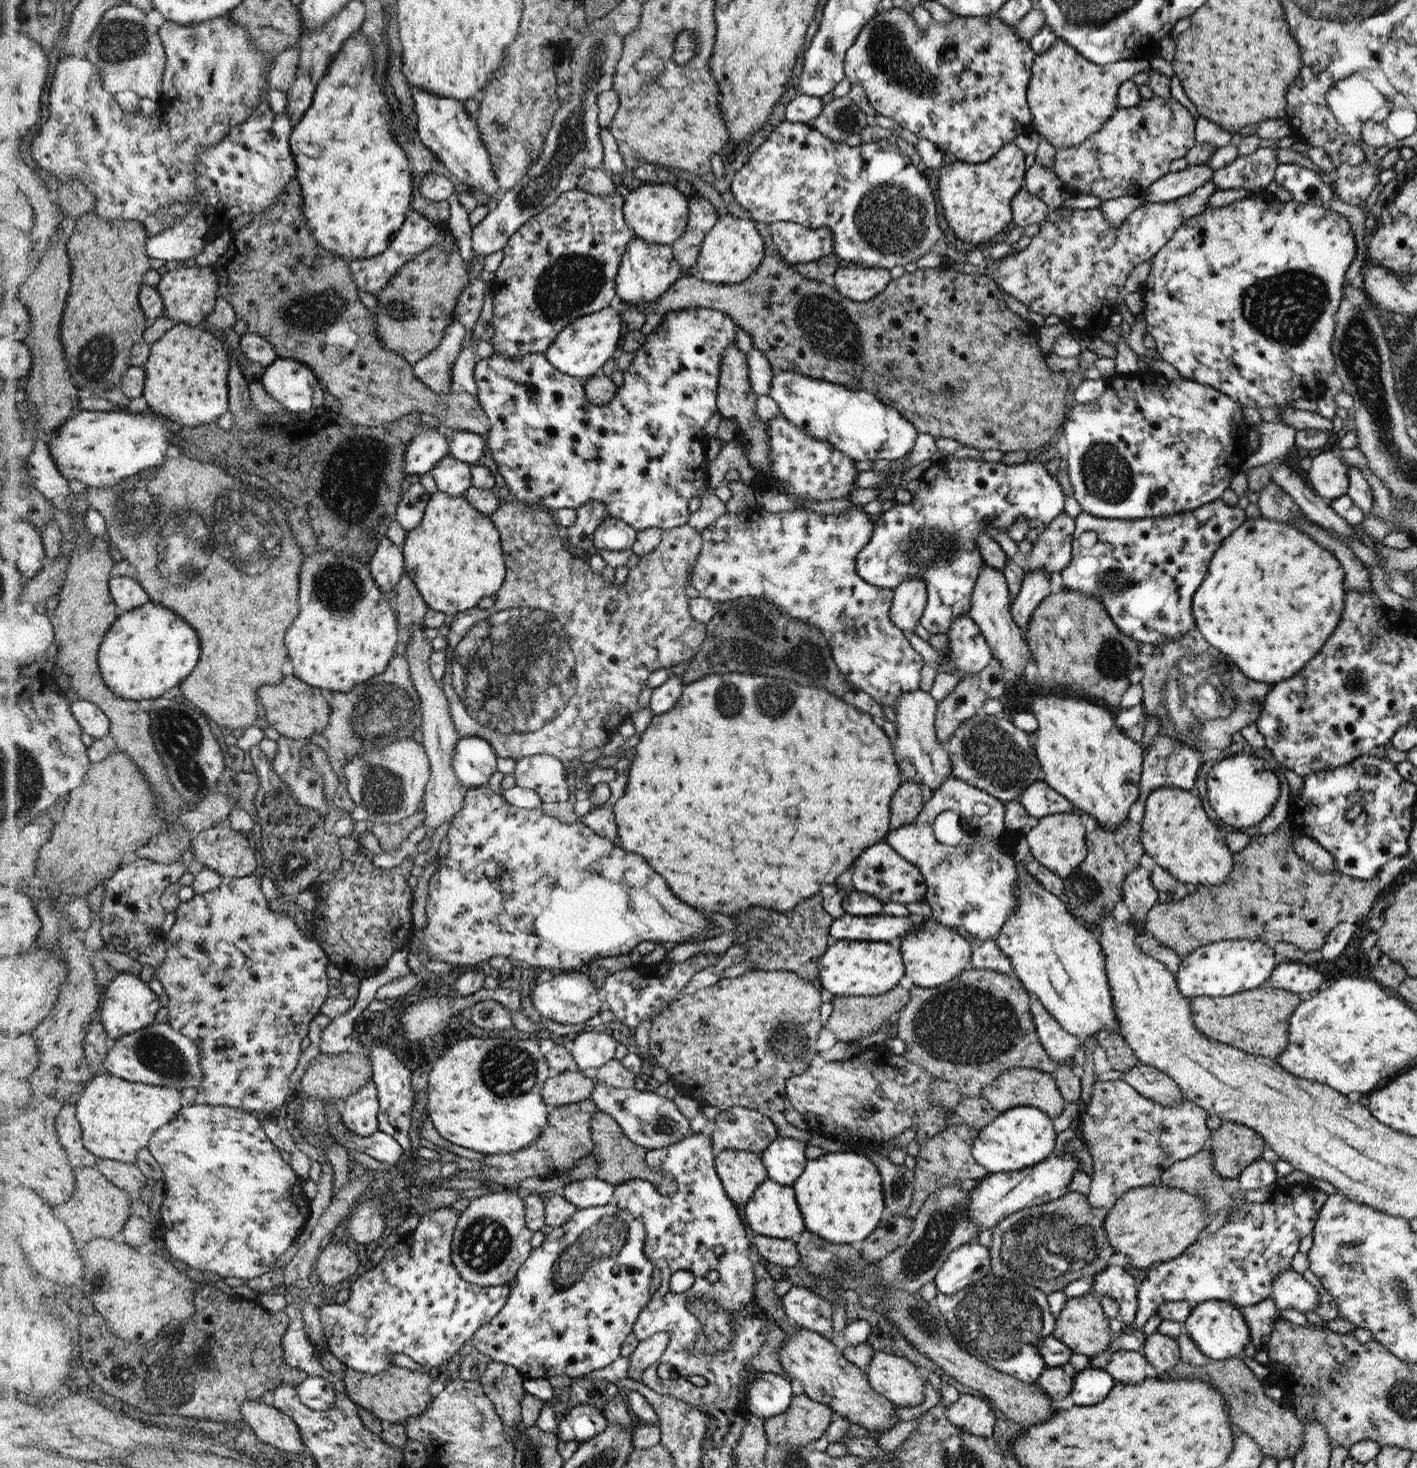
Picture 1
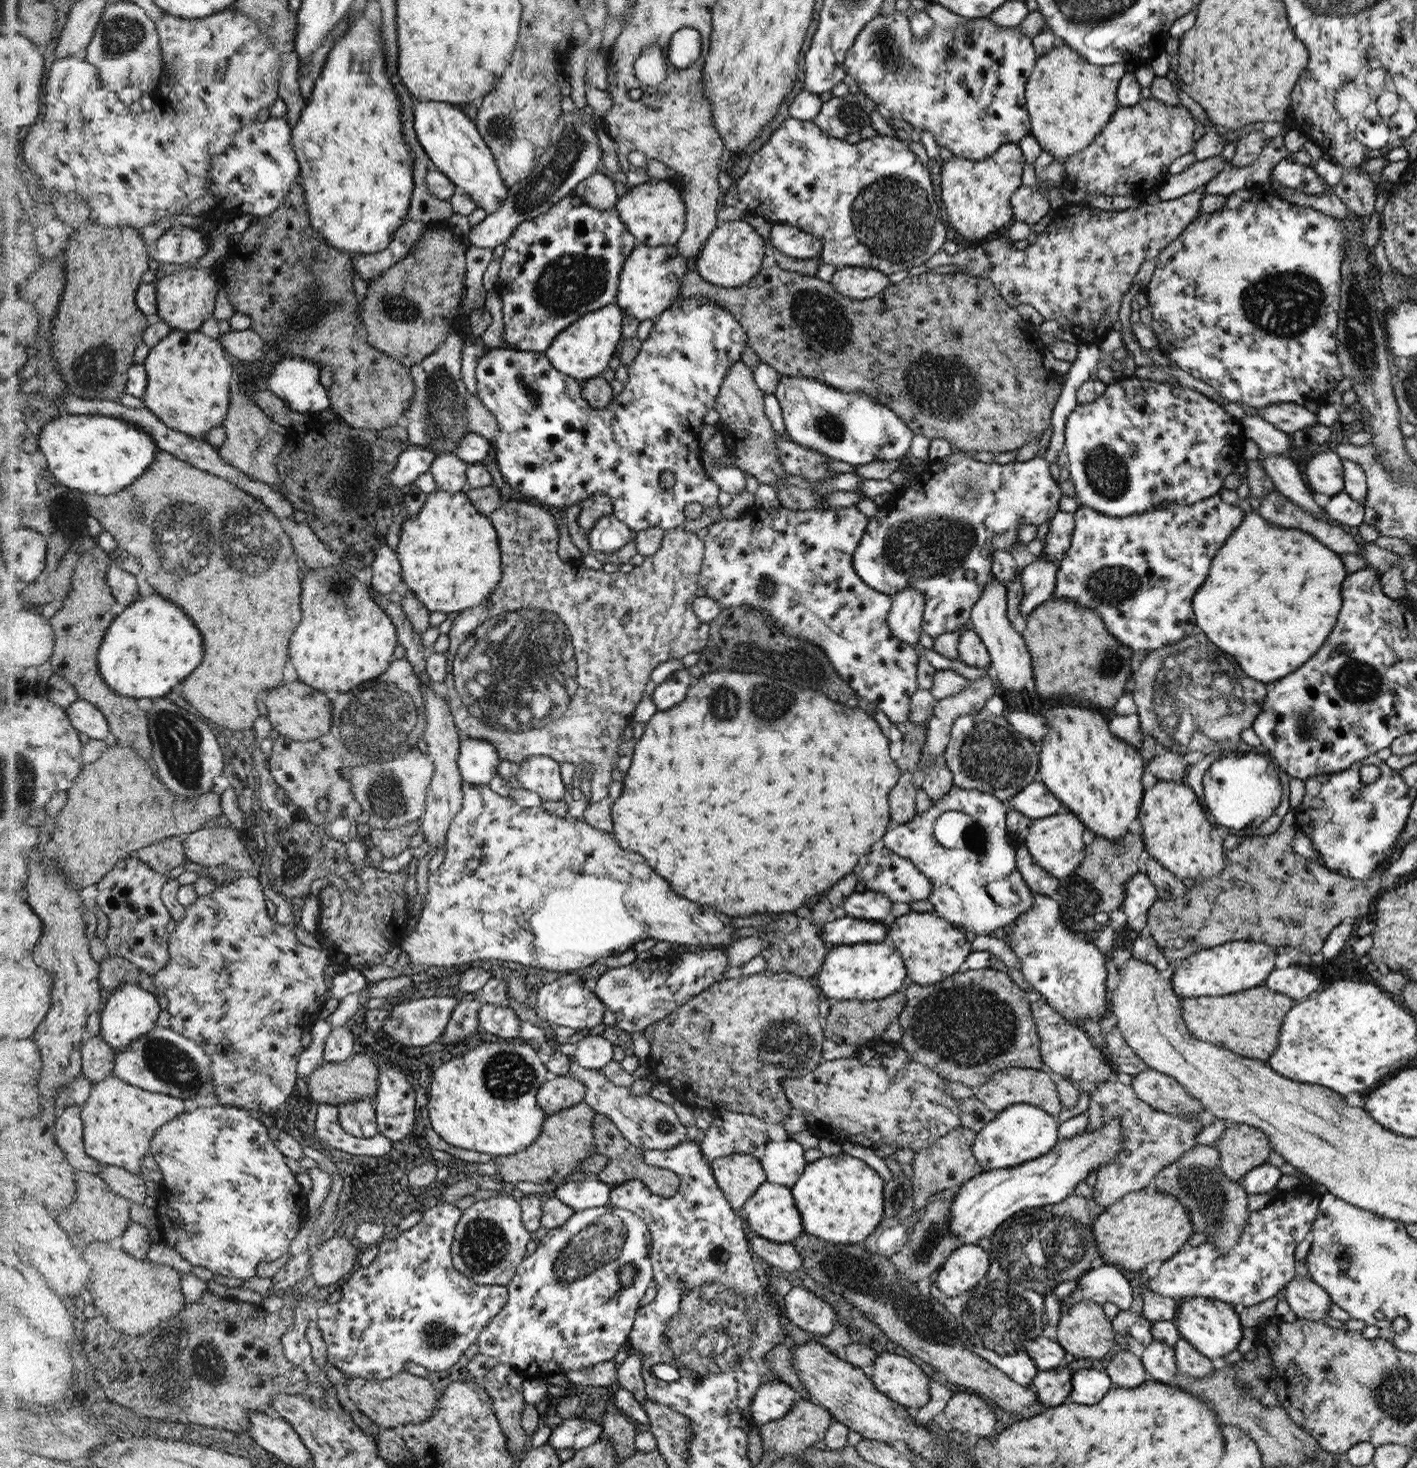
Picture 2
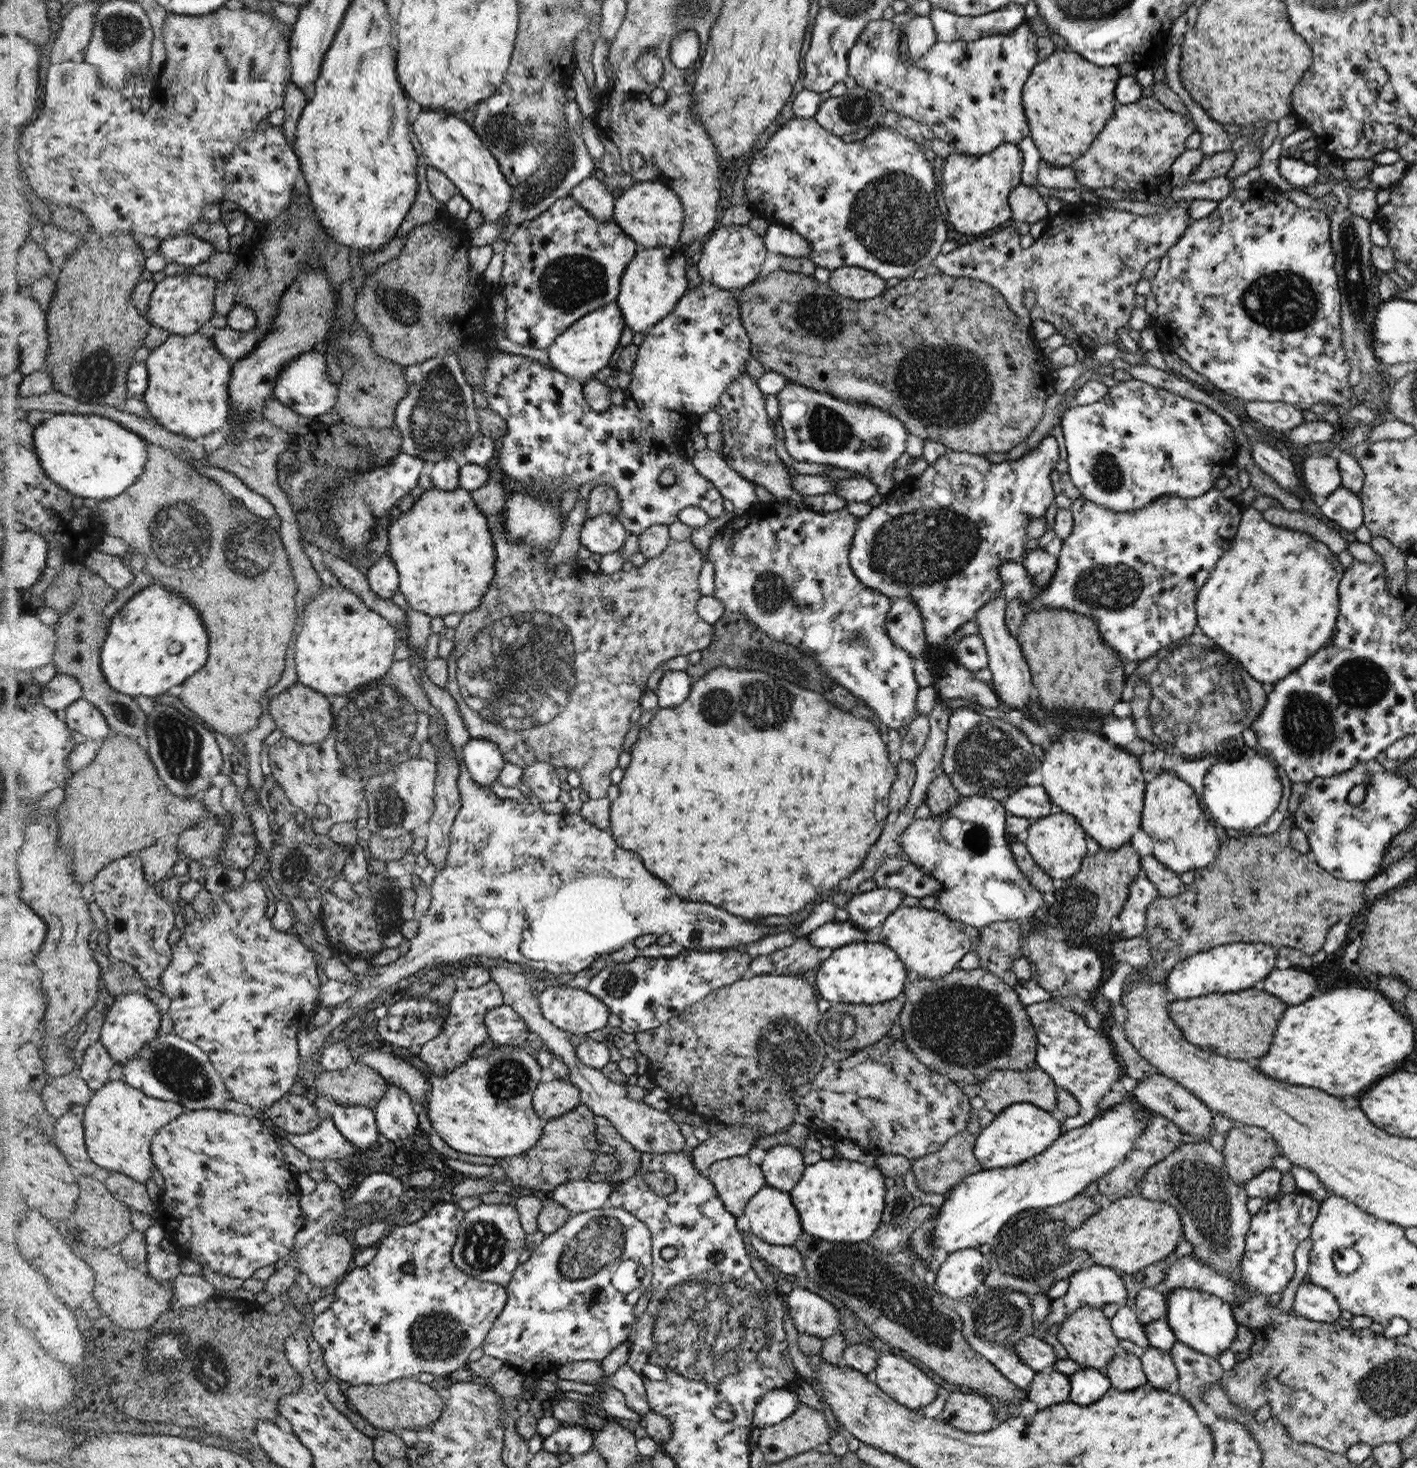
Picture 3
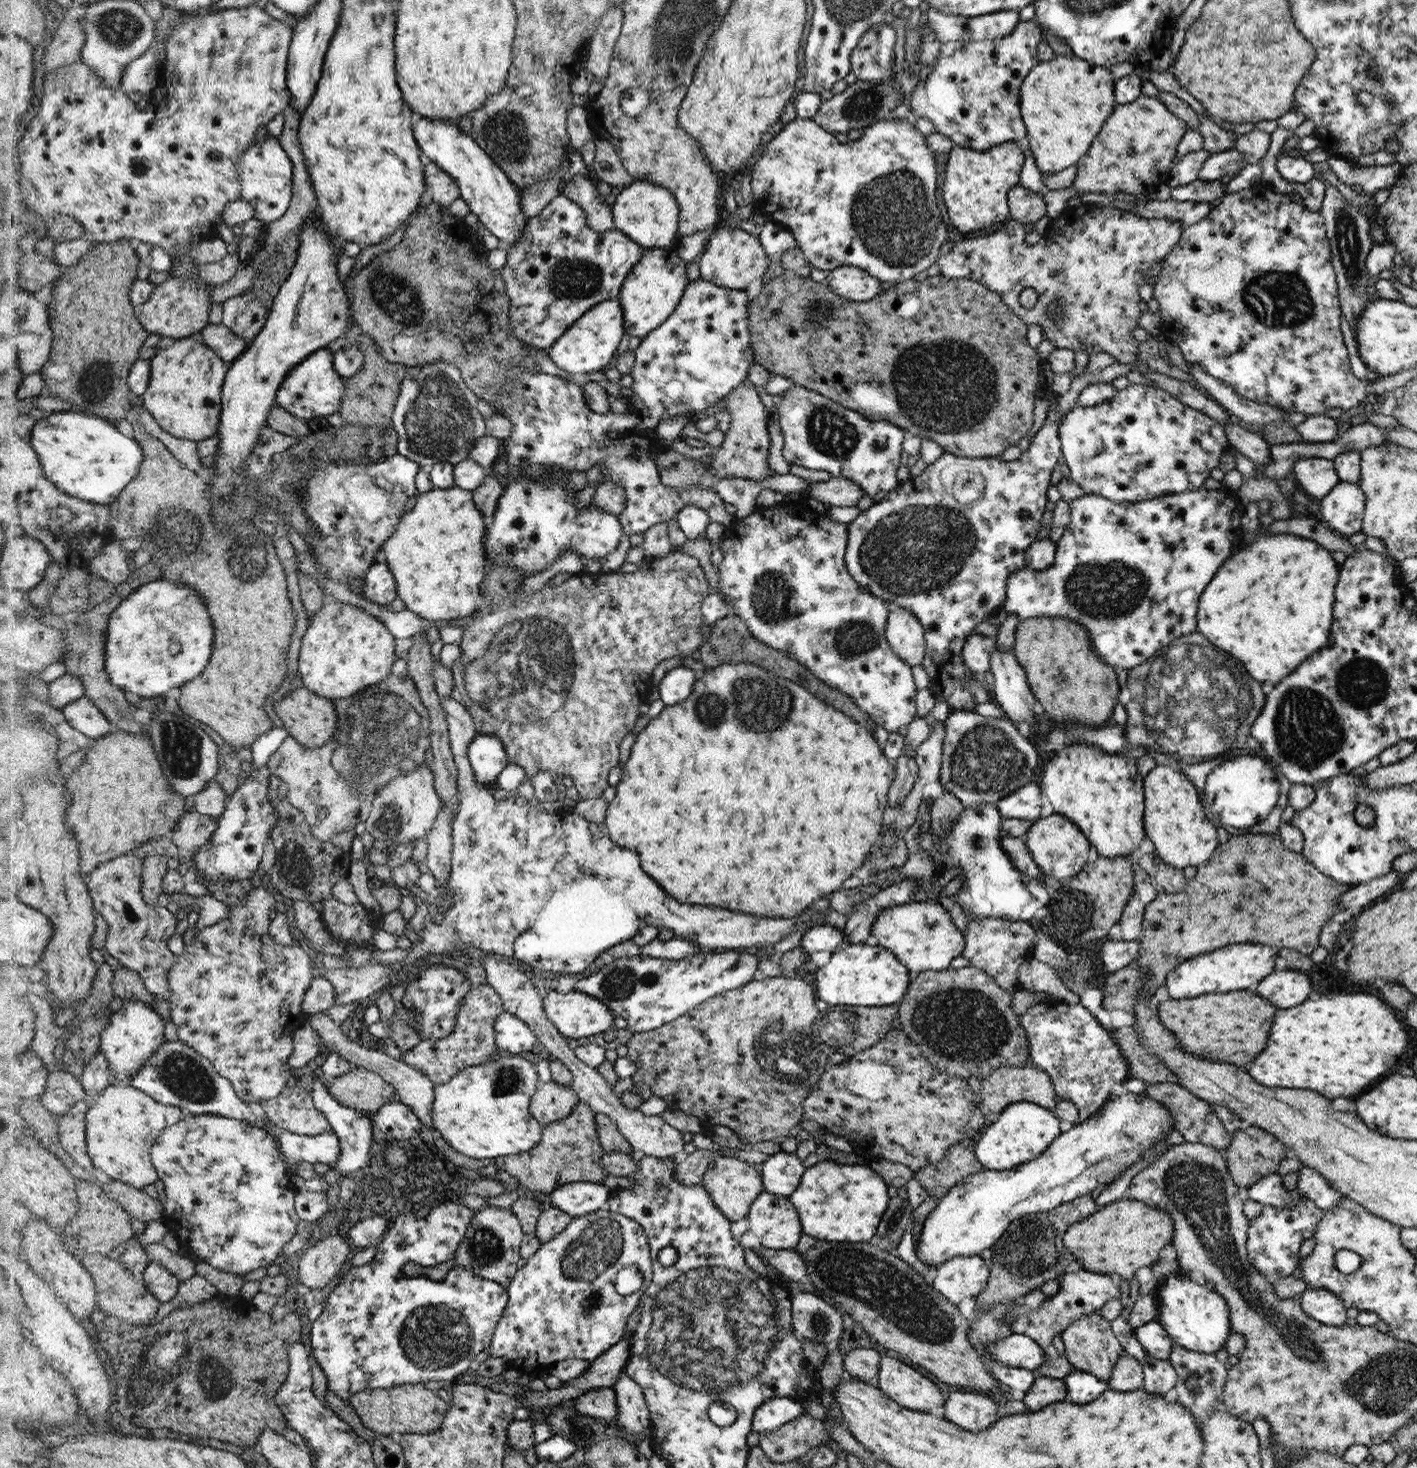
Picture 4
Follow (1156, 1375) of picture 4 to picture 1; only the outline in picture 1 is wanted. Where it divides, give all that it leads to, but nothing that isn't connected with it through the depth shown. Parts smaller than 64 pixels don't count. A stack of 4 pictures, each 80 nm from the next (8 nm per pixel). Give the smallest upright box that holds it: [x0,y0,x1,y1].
[1142,1331,1181,1375]

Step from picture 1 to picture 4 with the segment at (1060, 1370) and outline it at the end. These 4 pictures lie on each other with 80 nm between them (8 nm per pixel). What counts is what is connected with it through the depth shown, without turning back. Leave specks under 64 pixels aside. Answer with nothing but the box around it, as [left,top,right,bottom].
[1024,1376,1066,1412]

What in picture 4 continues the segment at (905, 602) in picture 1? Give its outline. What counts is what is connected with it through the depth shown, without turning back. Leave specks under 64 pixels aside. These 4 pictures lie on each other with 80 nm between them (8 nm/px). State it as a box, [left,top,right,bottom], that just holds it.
[884,606,926,665]

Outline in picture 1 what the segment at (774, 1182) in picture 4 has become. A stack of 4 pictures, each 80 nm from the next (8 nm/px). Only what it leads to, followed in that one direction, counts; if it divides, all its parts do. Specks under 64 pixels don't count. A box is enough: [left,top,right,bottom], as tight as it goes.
[762,1137,808,1186]

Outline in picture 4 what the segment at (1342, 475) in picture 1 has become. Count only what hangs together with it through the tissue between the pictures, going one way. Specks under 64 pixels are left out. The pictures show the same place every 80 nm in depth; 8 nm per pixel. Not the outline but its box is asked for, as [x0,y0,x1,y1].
[1293,457,1340,499]

